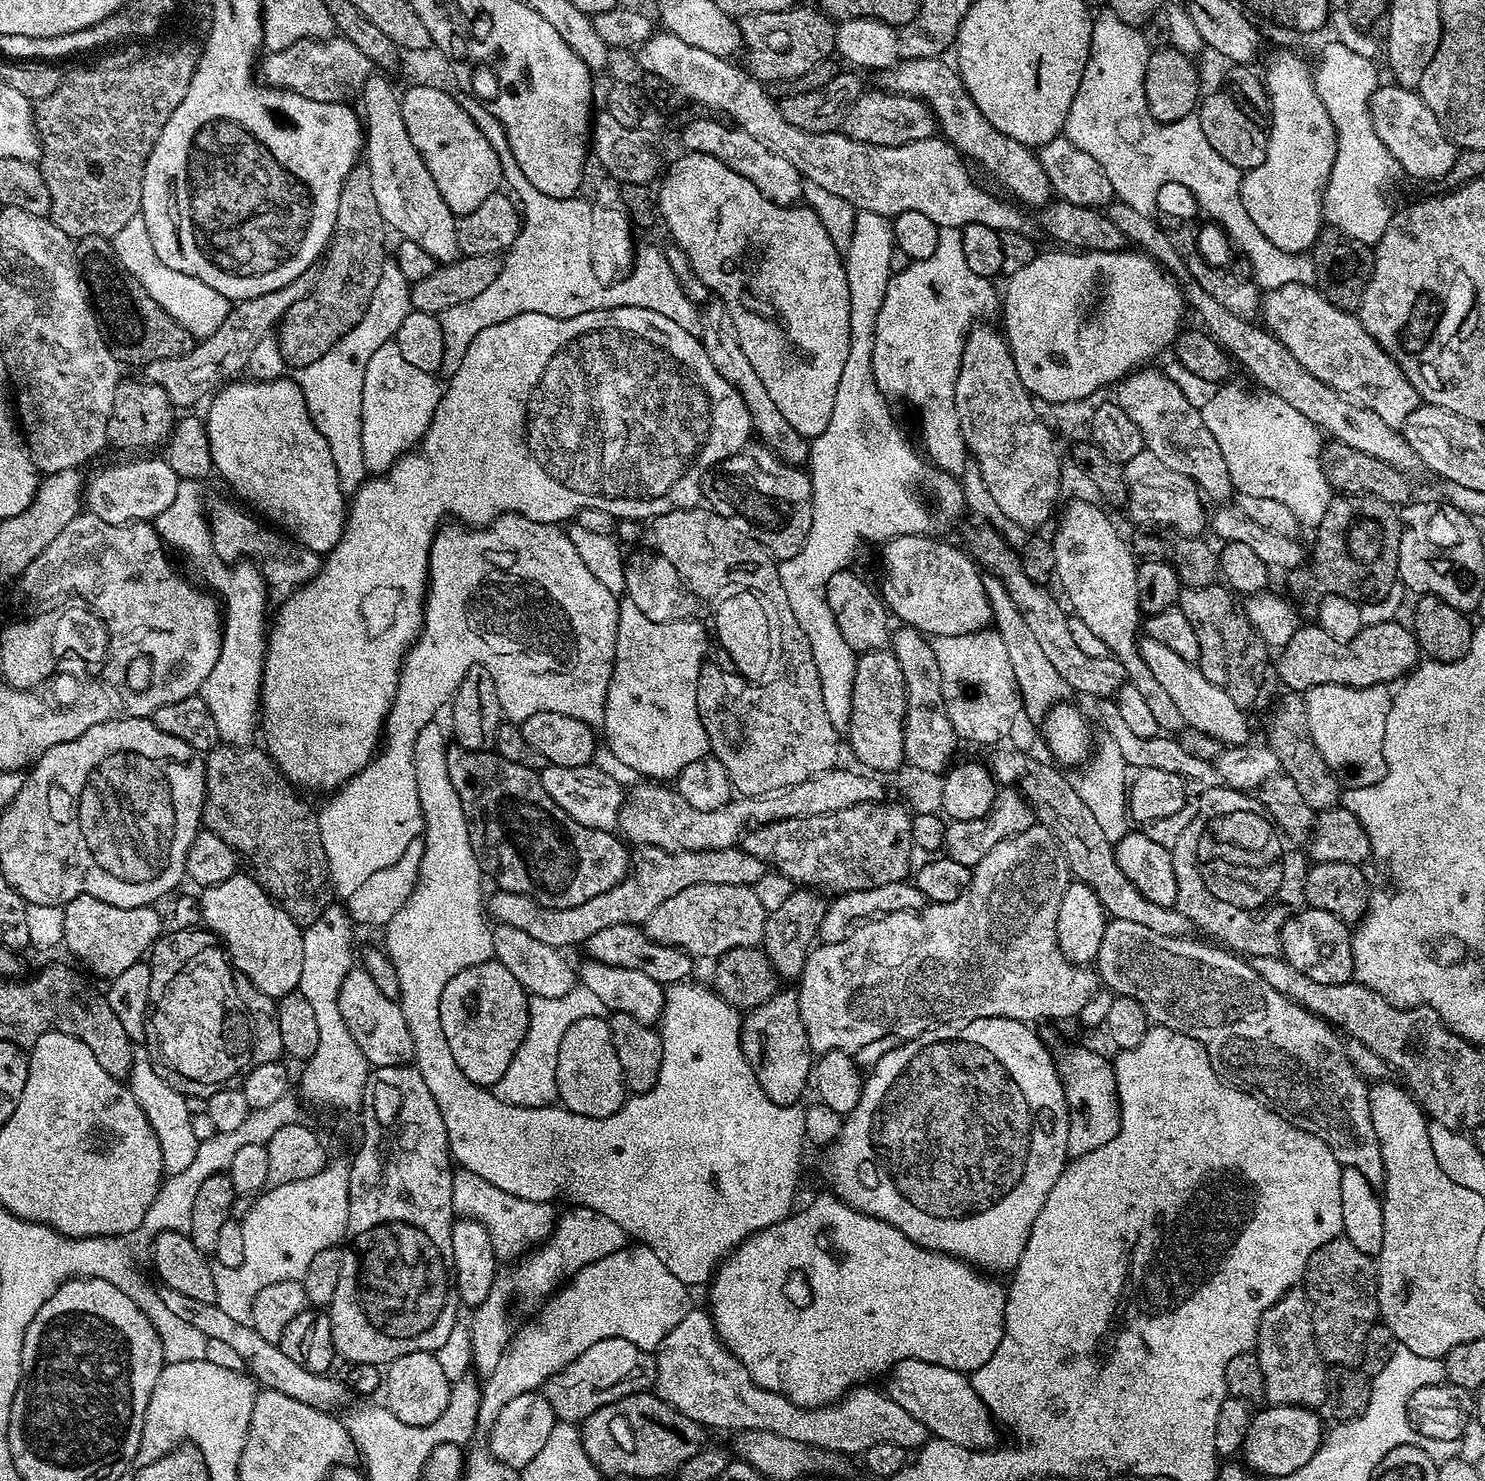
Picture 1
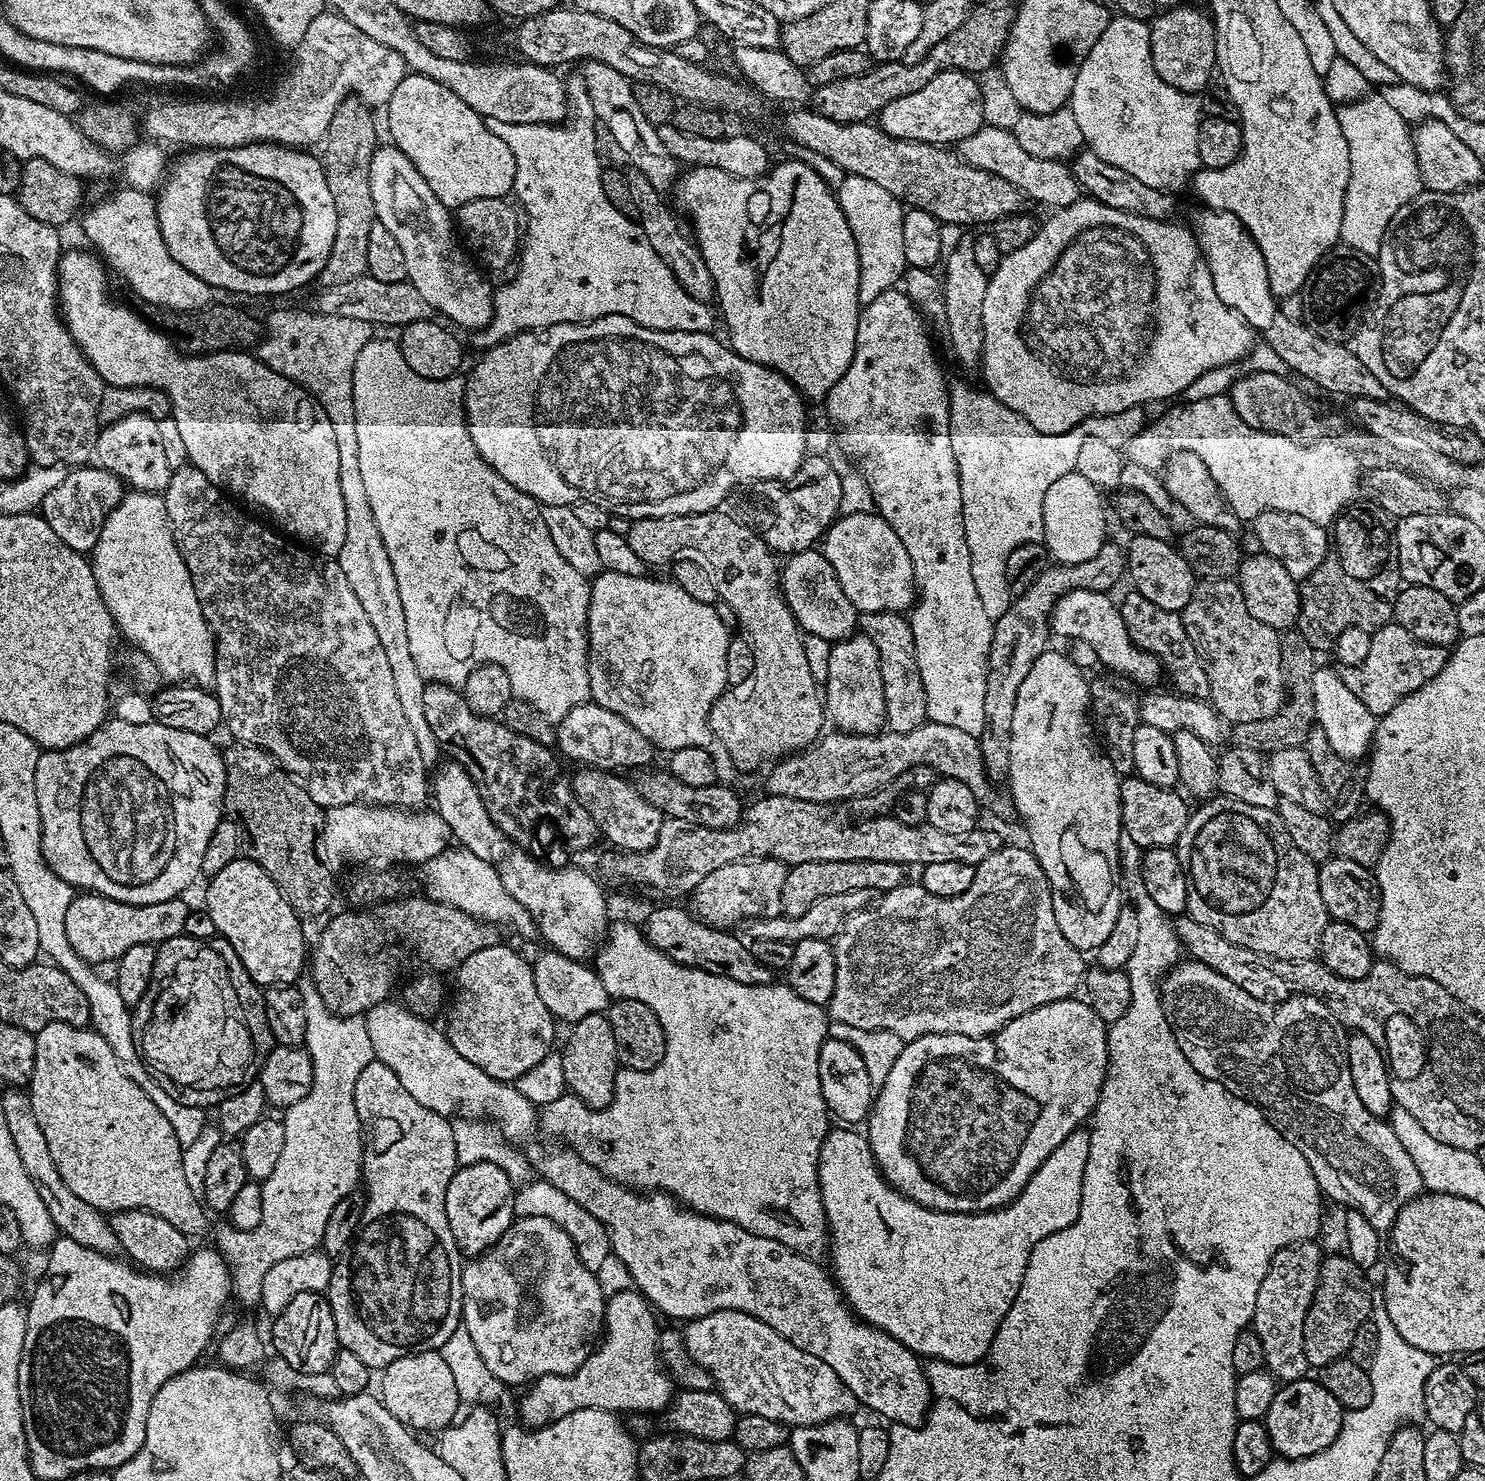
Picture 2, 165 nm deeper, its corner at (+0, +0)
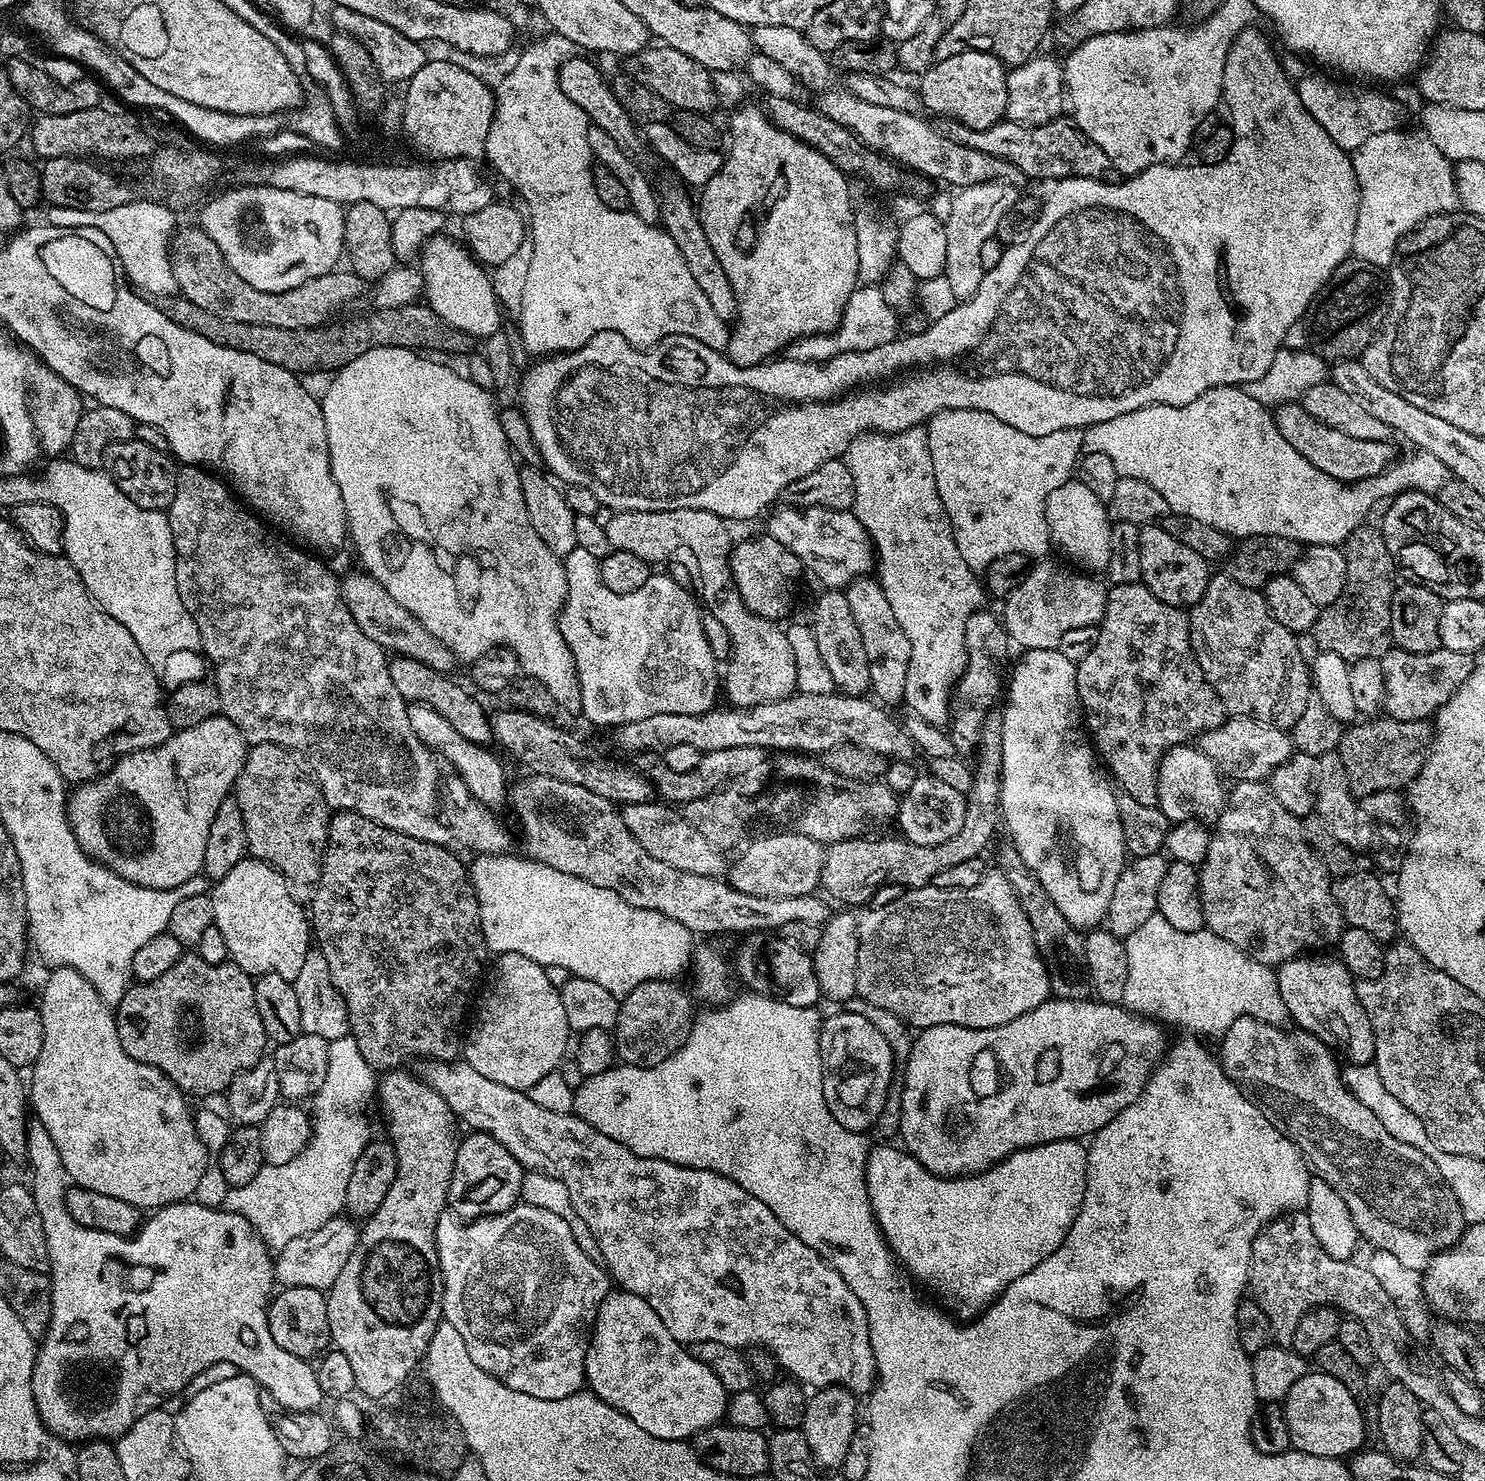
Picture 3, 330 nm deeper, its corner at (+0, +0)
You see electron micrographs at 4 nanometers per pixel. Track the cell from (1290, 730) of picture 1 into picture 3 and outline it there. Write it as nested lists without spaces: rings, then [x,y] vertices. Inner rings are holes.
[[[1368,718],[1363,722],[1353,723],[1340,734],[1340,761],[1346,770],[1350,790],[1357,798],[1375,792],[1407,789],[1422,770],[1428,749],[1432,747],[1434,728],[1428,720],[1380,719]]]

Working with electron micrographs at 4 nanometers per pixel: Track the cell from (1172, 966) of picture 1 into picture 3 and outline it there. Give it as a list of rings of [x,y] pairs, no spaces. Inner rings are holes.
[[[1241,1016],[1233,1019],[1229,1024],[1232,1025],[1225,1030],[1224,1037],[1220,1040],[1220,1056],[1218,1052],[1218,1063],[1224,1067],[1224,1073],[1228,1075],[1229,1078],[1240,1087],[1240,1091],[1249,1097],[1252,1103],[1264,1113],[1264,1117],[1268,1119],[1269,1123],[1271,1123],[1281,1135],[1290,1138],[1292,1145],[1304,1155],[1304,1160],[1308,1164],[1309,1169],[1314,1173],[1315,1179],[1317,1181],[1325,1180],[1325,1182],[1336,1191],[1333,1193],[1338,1194],[1338,1199],[1346,1202],[1346,1210],[1350,1210],[1350,1218],[1354,1218],[1354,1226],[1360,1231],[1361,1237],[1363,1237],[1365,1241],[1369,1240],[1374,1247],[1381,1248],[1381,1253],[1394,1254],[1402,1261],[1402,1266],[1410,1266],[1410,1270],[1423,1270],[1427,1268],[1429,1260],[1431,1260],[1436,1253],[1445,1252],[1447,1248],[1453,1248],[1453,1246],[1458,1243],[1461,1234],[1464,1232],[1466,1223],[1462,1216],[1462,1209],[1458,1204],[1458,1199],[1455,1198],[1453,1191],[1450,1190],[1450,1186],[1443,1180],[1441,1174],[1438,1172],[1438,1167],[1431,1161],[1430,1157],[1424,1156],[1422,1150],[1418,1150],[1412,1145],[1407,1145],[1406,1142],[1398,1142],[1398,1140],[1382,1126],[1378,1118],[1354,1096],[1347,1085],[1344,1084],[1342,1064],[1333,1049],[1329,1048],[1327,1044],[1323,1044],[1318,1037],[1313,1036],[1310,1032],[1296,1030],[1293,1031],[1294,1034],[1291,1036],[1290,1033],[1283,1032],[1285,1030],[1283,1027],[1254,1020],[1249,1016]]]

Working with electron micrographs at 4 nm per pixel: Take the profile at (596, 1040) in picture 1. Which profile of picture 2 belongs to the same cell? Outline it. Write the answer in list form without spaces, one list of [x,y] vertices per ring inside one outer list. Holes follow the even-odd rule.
[[[601,1012],[590,1014],[575,1021],[571,1028],[566,1044],[560,1050],[567,1089],[591,1109],[605,1109],[613,1101],[614,1082],[620,1069],[614,1032],[610,1028],[608,1017]]]

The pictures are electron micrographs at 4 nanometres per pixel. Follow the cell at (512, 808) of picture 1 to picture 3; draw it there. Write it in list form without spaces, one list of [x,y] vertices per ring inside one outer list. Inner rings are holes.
[[[393,655],[388,661],[390,678],[394,686],[398,689],[398,694],[407,700],[409,704],[424,704],[432,707],[442,718],[446,718],[458,734],[470,742],[480,745],[491,745],[494,737],[492,735],[492,722],[489,713],[484,713],[484,708],[459,684],[453,677],[446,672],[439,672],[422,662],[418,662],[409,656]]]

